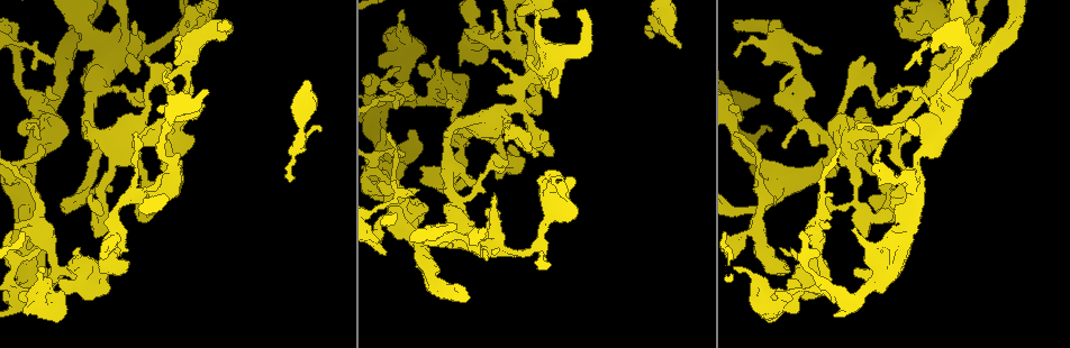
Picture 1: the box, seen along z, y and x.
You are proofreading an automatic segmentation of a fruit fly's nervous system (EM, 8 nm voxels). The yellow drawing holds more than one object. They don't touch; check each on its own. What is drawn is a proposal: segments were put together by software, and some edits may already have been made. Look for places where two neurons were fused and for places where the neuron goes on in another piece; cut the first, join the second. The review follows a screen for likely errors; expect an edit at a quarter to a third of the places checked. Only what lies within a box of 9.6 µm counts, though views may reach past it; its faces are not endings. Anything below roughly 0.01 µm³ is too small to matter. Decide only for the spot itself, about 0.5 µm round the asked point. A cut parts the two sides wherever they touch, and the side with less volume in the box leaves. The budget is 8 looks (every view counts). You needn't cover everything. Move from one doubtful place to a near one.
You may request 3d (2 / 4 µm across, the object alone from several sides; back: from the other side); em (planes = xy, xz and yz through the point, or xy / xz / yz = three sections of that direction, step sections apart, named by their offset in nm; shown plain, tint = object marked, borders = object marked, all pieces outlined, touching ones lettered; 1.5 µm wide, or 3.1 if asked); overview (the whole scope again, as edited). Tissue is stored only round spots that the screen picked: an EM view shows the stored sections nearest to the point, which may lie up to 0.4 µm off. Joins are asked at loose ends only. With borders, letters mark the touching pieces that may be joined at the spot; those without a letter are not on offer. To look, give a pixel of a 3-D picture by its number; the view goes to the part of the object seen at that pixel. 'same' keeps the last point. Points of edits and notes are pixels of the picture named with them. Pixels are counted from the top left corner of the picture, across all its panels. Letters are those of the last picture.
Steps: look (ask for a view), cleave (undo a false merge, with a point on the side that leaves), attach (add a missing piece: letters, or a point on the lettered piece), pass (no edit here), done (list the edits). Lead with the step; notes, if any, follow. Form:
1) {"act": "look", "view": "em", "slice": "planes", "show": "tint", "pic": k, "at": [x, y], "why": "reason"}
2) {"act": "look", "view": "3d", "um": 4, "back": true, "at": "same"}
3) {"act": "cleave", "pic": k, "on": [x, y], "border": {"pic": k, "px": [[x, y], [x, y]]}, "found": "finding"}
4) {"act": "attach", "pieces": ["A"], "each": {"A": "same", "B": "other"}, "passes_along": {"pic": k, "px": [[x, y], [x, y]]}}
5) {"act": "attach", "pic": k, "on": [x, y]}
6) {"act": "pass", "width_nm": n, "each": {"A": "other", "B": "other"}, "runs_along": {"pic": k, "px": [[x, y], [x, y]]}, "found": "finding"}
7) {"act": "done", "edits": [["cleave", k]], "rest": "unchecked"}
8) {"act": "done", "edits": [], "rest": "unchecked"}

{"act": "look", "view": "3d", "um": 4, "pic": 1, "at": [291, 178], "why": "free end"}

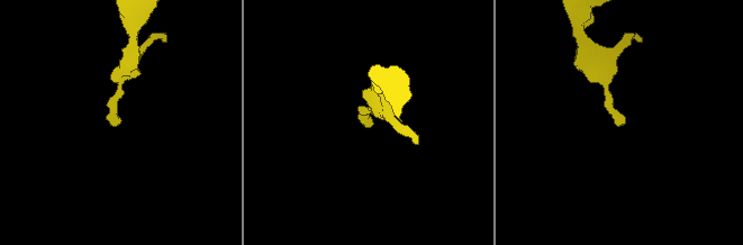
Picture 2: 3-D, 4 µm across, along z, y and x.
{"act": "look", "view": "em", "slice": "planes", "show": "borders", "pic": 2, "at": [623, 121]}

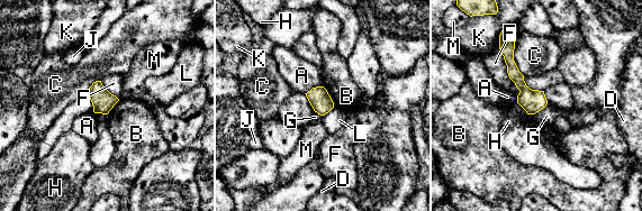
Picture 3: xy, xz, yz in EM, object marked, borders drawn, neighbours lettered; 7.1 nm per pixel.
{"act": "pass", "each": {"A": "other", "B": "other", "C": "other", "D": "other", "F": "other", "G": "other", "H": "other", "J": "other", "K": "other", "L": "other", "M": "other"}, "runs_along": {"pic": 3, "px": [[504, 46], [532, 111]]}, "found": "no lettered piece goes on from it"}

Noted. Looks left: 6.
{"act": "look", "view": "3d", "um": 2, "pic": 1, "at": [855, 267], "why": "an open end"}

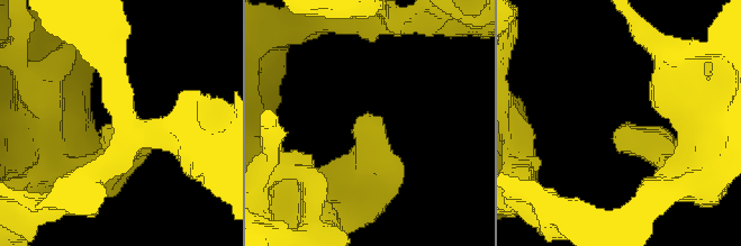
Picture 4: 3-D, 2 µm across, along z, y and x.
{"act": "look", "view": "em", "slice": "planes", "show": "borders", "pic": 4, "at": [106, 125], "why": "shape alone is not enough"}

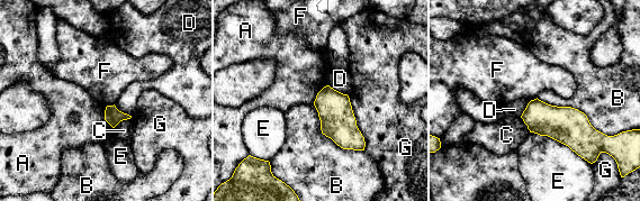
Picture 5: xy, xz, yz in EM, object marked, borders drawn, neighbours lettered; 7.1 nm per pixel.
{"act": "pass", "each": {"A": "other", "B": "other", "C": "other", "D": "other", "E": "other", "F": "other", "G": "other"}, "found": "none of them fits"}

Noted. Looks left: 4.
{"act": "look", "view": "3d", "um": 4, "pic": 1, "at": [400, 154], "why": "narrows sharply"}

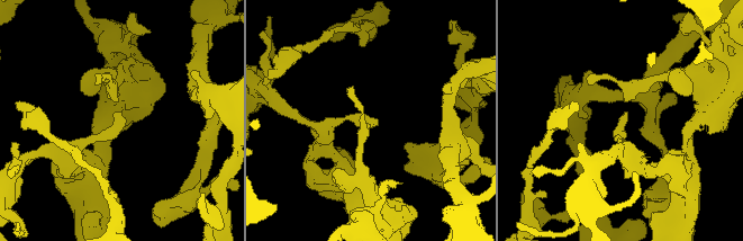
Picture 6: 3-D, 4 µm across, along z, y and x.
{"act": "look", "view": "em", "slice": "planes", "show": "borders", "pic": 6, "at": [372, 125], "why": "need the tissue"}

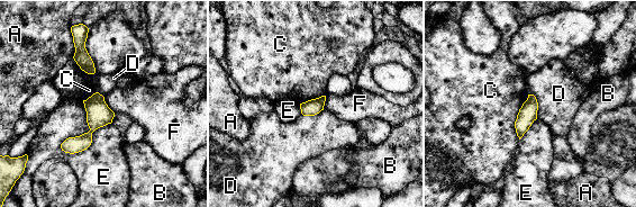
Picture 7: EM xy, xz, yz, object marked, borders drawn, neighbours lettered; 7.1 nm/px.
{"act": "pass", "width_nm": 120, "each": {"A": "other", "B": "other", "C": "other", "D": "other", "E": "other", "F": "other"}, "border": {"pic": 7, "px": [[528, 93], [536, 99], [537, 117]]}, "found": "one neuron here"}

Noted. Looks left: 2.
{"act": "done", "edits": [], "rest": "unchecked"}

